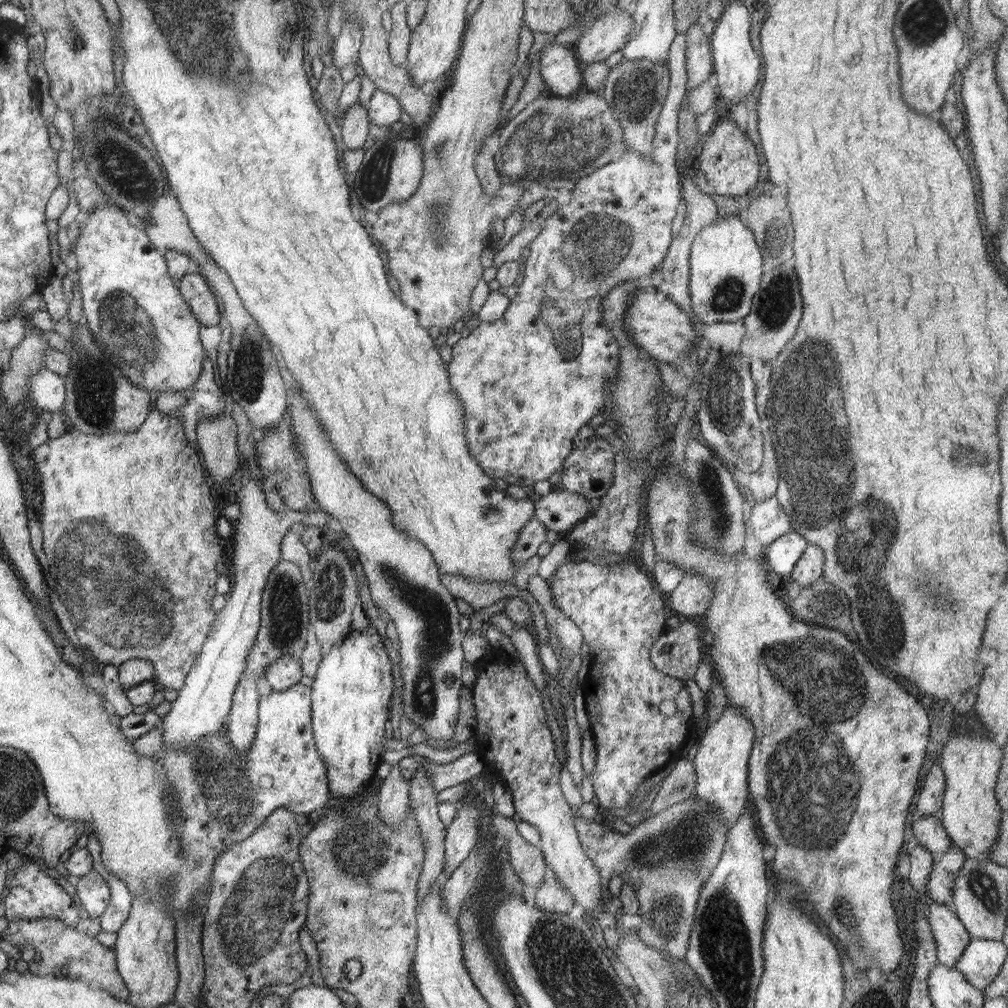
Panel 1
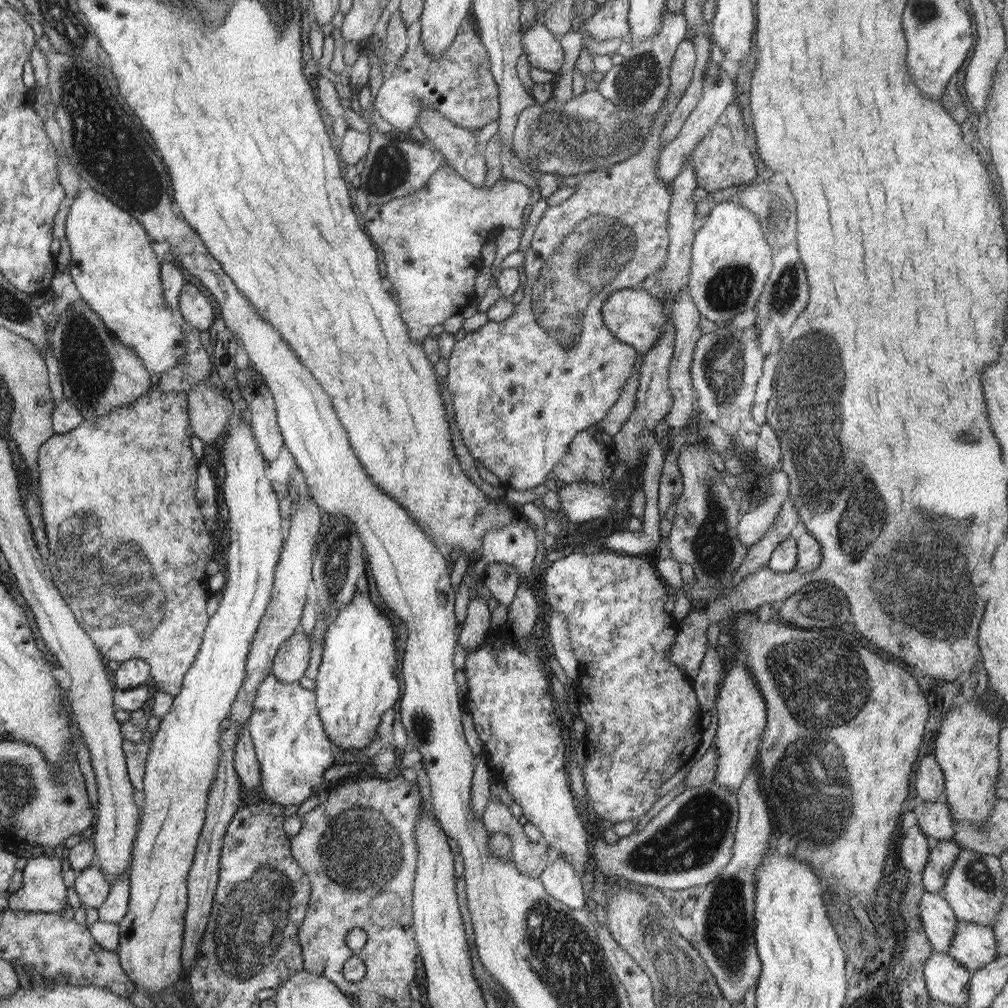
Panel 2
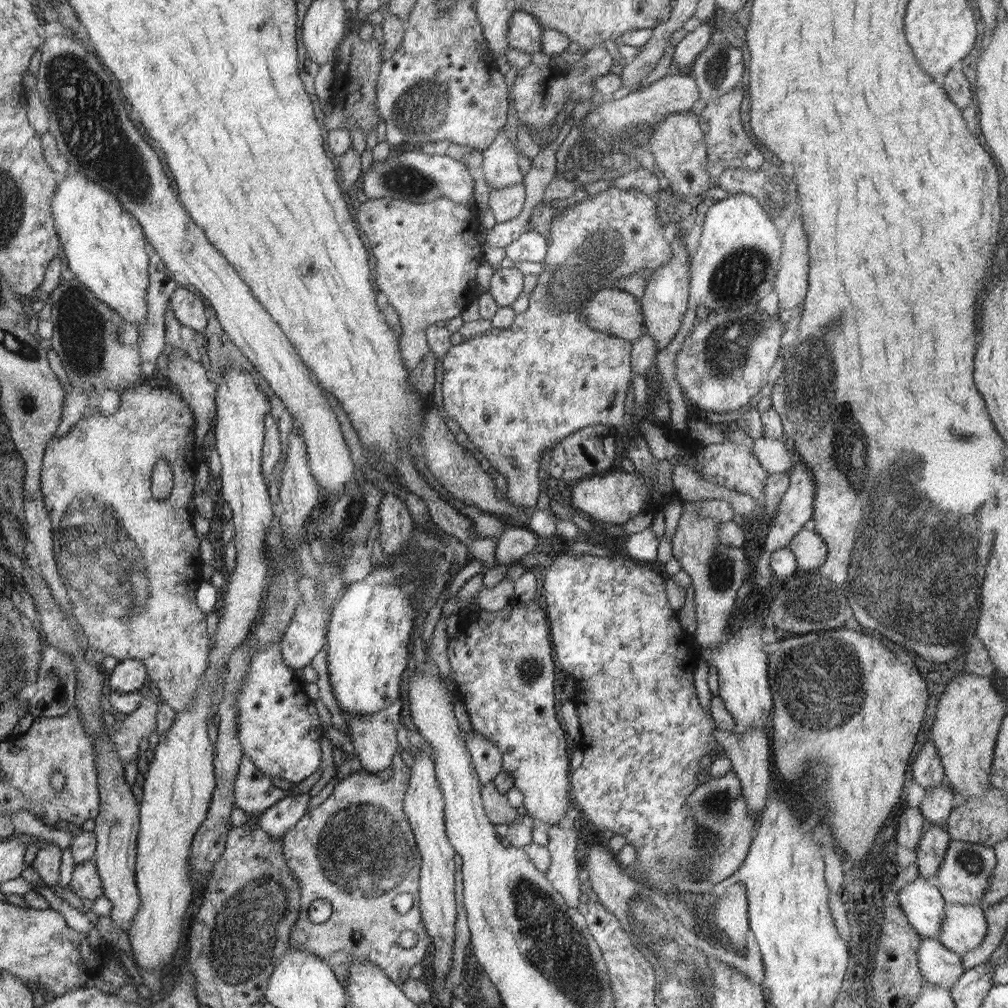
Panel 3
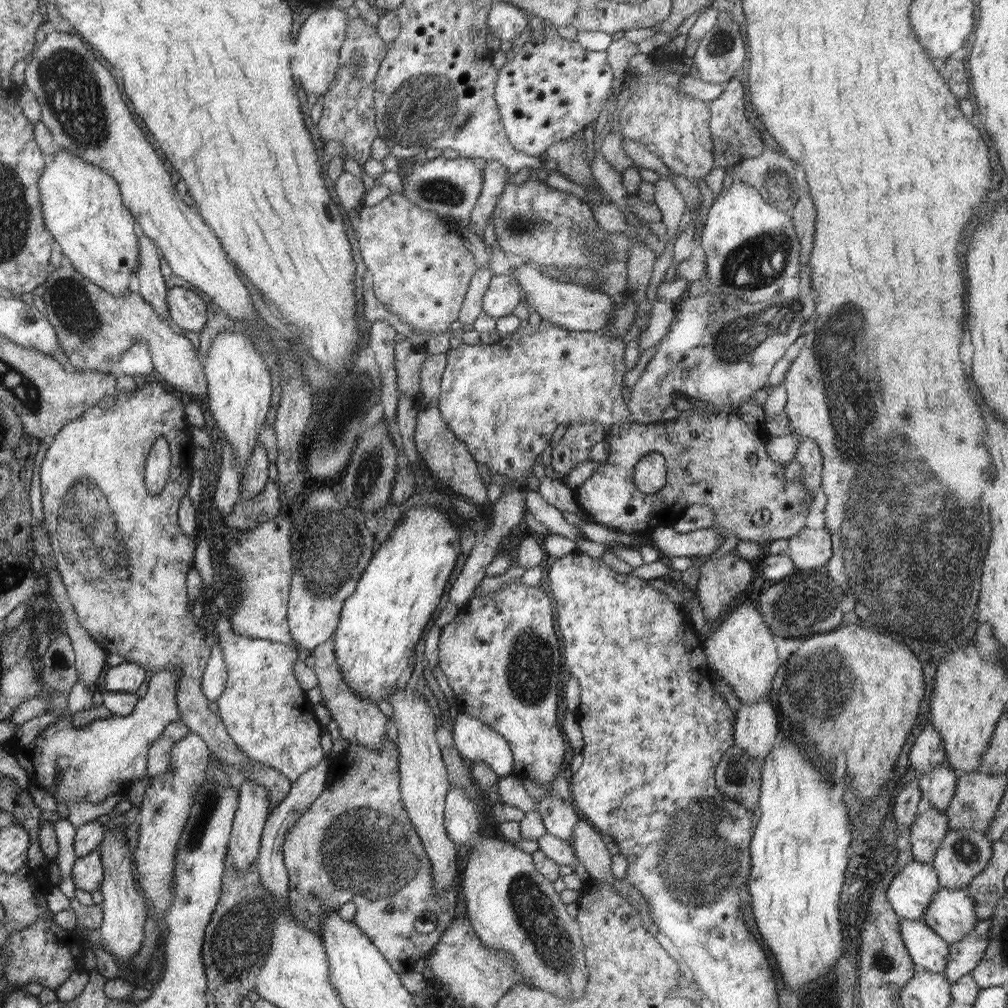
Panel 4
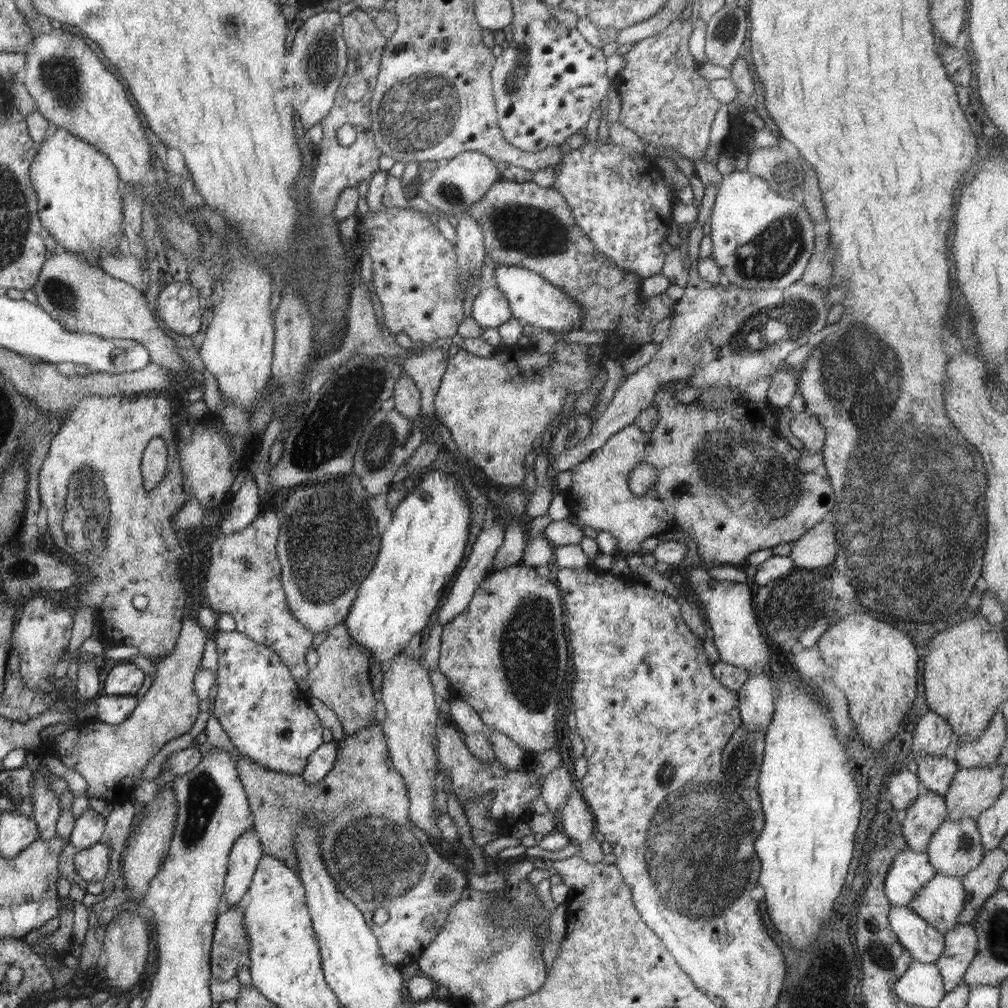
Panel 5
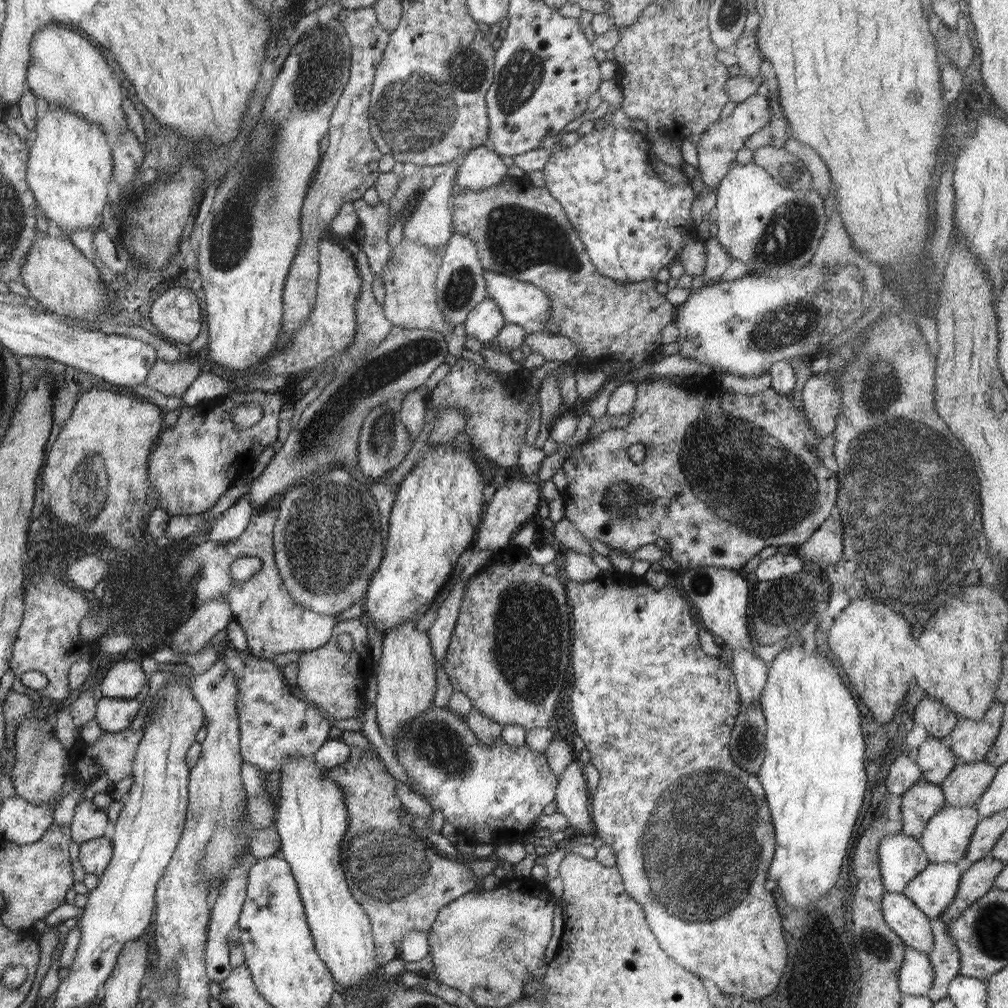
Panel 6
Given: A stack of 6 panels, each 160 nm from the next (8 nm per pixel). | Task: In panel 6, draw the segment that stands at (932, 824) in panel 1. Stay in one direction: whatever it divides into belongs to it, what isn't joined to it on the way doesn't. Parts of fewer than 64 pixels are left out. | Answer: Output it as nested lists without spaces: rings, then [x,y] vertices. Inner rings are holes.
[[[928,735],[917,748],[915,763],[921,768],[922,778],[934,785],[942,785],[957,765],[958,758],[940,738]]]

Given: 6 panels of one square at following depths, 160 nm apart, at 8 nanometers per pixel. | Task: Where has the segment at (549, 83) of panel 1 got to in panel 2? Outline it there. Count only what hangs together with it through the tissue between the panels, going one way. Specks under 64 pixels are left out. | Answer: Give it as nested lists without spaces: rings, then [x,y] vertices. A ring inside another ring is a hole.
[[[537,22],[529,29],[522,30],[521,41],[523,52],[527,54],[532,67],[542,68],[555,76],[560,74],[560,68],[564,64],[562,45],[542,22]]]

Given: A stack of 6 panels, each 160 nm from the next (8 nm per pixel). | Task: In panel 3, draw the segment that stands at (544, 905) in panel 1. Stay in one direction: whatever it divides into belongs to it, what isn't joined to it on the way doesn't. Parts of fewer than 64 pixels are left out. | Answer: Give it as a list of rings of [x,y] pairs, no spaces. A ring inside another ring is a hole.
[[[562,823],[550,824],[547,833],[551,853],[551,863],[546,878],[559,892],[568,906],[576,908],[580,902],[580,880],[578,879],[579,864],[576,859],[578,831],[574,827],[564,827]]]

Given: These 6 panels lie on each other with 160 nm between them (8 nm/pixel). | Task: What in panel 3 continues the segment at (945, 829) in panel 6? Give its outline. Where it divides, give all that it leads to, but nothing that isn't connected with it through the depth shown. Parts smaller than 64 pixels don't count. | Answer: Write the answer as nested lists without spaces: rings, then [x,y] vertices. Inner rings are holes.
[[[952,839],[941,867],[934,876],[934,882],[938,885],[943,899],[948,904],[981,905],[981,900],[983,900],[983,896],[985,896],[989,887],[989,880],[993,875],[992,871],[994,871],[996,863],[998,863],[998,860],[993,848],[983,844]]]

